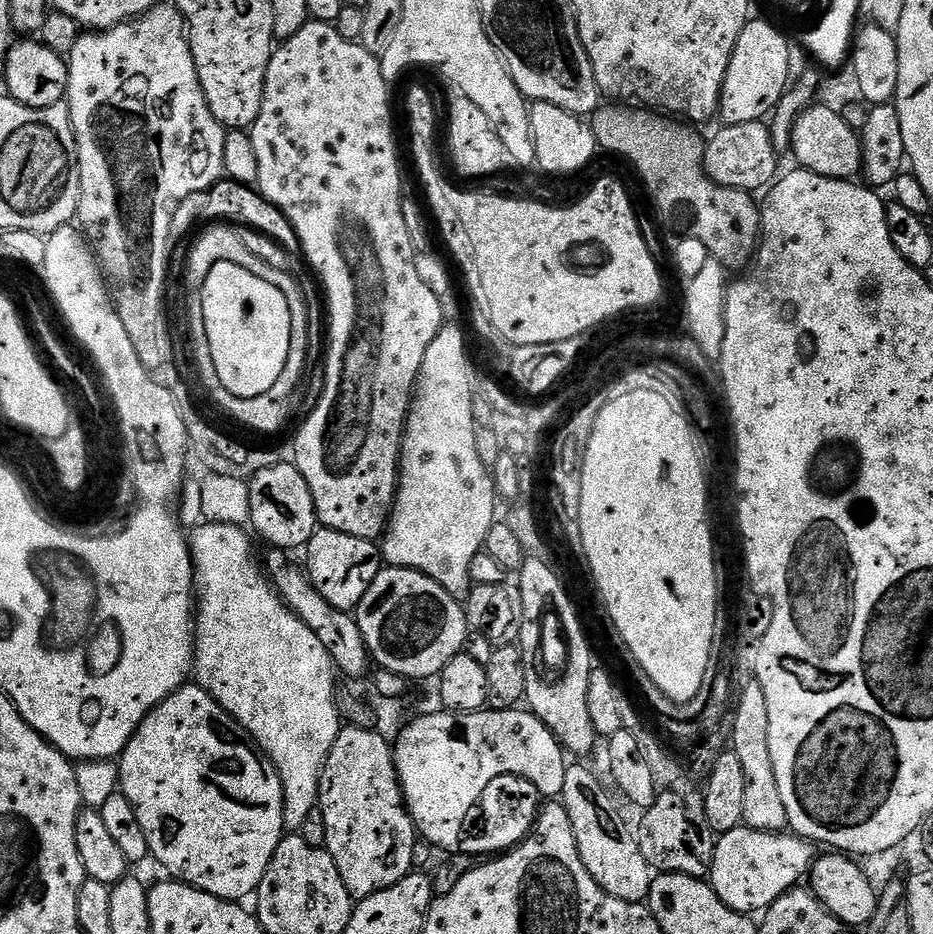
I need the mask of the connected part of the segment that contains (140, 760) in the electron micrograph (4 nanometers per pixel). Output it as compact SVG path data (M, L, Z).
M195 682L185 683L174 694L170 694L154 709L151 714L142 722L142 726L130 738L130 742L118 757L120 766L120 787L122 792L133 806L137 814L138 823L145 831L146 842L151 859L157 860L165 868L171 879L189 884L192 888L202 890L206 894L214 894L214 898L231 900L233 902L247 901L255 892L260 889L262 878L274 858L274 850L278 850L281 840L286 835L284 827L284 787L278 770L273 766L267 756L261 754L254 747L243 726L228 711L213 698L205 688L201 688Z

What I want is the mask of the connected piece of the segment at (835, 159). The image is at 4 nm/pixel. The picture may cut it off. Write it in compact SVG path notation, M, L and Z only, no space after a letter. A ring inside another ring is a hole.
M811 106L797 119L792 134L791 155L801 169L832 180L852 180L861 171L864 150L860 147L860 137L842 122L839 112L821 106Z

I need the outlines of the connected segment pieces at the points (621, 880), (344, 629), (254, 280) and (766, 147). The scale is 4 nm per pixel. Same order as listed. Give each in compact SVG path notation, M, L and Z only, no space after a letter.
M572 762L568 764L562 803L566 814L570 814L570 826L574 826L574 842L578 842L578 854L582 858L582 866L586 866L586 870L592 875L594 882L598 882L598 886L602 886L602 890L606 890L606 894L610 894L622 902L643 904L650 894L654 870L646 862L646 858L642 858L640 841L634 835L633 829L631 832L620 821L620 812L616 809L611 794L604 789L603 782L590 769L583 768L580 764L583 763Z
M284 550L269 551L268 564L266 560L266 572L272 582L272 587L284 601L284 605L292 611L310 630L314 630L314 635L318 637L318 642L326 646L326 654L330 654L336 671L341 677L344 676L364 676L370 672L370 657L368 647L362 638L362 630L356 625L355 615L347 612L339 612L318 590L314 590L311 580L308 579L307 571L300 568L291 560L289 553Z
M218 262L218 266L214 266L214 270L210 270L210 274L199 289L198 295L201 298L206 338L209 340L210 352L213 354L214 368L218 372L218 377L222 380L222 385L226 386L227 390L230 390L231 394L234 394L240 400L258 398L264 394L263 388L274 386L276 372L282 371L282 366L284 365L284 351L290 347L290 325L287 324L286 314L282 311L282 304L278 302L278 294L274 291L269 291L261 273L253 270L251 267L234 266L234 262Z
M755 120L754 122L742 122L741 124L729 124L721 127L721 132L713 140L709 139L704 146L704 169L708 179L718 186L726 186L743 192L759 193L758 190L767 189L777 179L776 161L778 155L774 142L771 140L771 130L767 123Z

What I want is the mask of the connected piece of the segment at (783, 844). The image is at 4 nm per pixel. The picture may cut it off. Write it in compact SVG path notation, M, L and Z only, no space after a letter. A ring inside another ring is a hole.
M741 826L723 833L716 841L714 862L710 873L712 889L730 906L730 910L745 914L763 913L775 900L785 896L791 888L812 871L818 852L809 841L784 832L759 832Z

